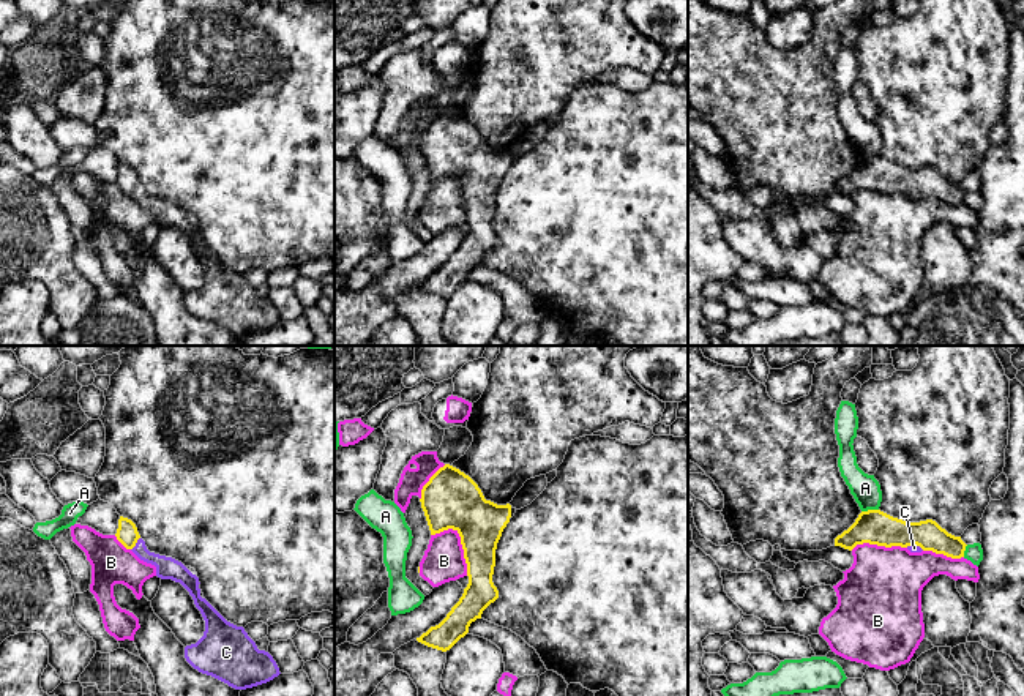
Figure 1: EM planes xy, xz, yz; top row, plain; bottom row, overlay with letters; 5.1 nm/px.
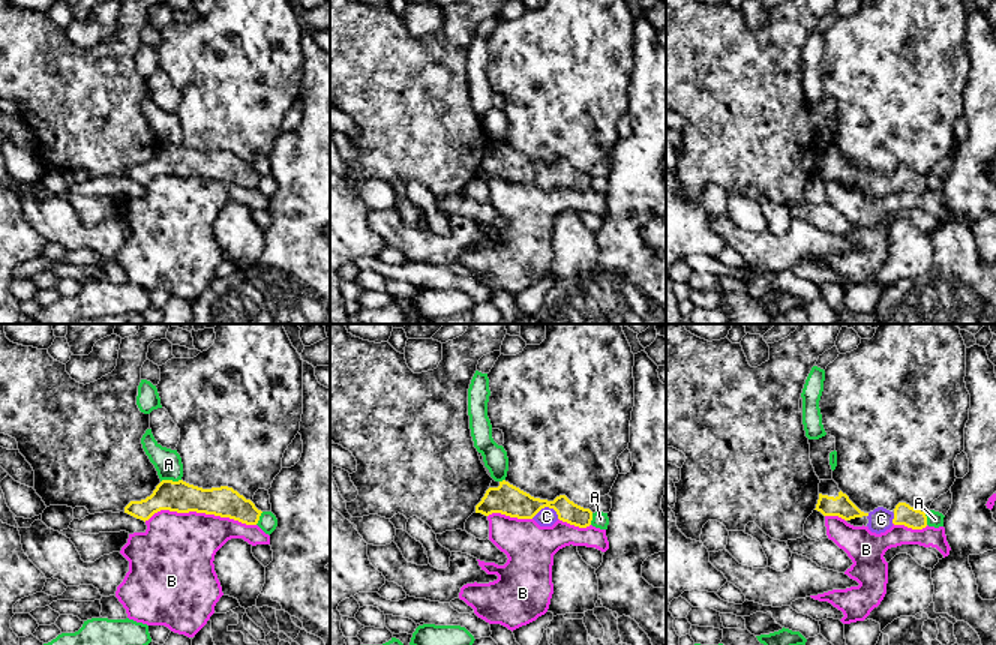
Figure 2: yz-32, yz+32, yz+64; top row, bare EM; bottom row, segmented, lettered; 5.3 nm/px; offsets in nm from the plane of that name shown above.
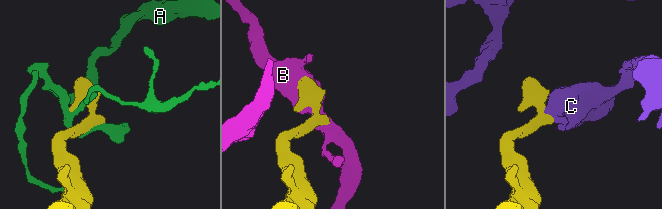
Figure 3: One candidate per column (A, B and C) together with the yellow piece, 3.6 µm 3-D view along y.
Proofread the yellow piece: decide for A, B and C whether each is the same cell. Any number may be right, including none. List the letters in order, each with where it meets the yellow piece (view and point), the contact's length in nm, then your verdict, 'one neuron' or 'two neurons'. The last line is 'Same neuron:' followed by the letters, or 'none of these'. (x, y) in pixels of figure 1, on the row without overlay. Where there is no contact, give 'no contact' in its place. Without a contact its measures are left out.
A: yz (870, 157) | 90 nm | two neurons
B: xz (461, 188) | 280 nm | two neurons
C: xy (136, 188) | 80 nm | one neuron
Same neuron: C

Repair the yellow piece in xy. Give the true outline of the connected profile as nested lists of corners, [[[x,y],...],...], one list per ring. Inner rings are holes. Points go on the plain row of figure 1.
[[[120,163],[115,183],[140,207],[155,211],[158,224],[180,229],[192,243],[205,267],[204,283],[196,290],[185,294],[185,305],[194,316],[235,336],[267,330],[281,320],[273,303],[265,297],[259,297],[243,273],[227,268],[200,243],[200,229],[196,221],[181,208],[147,196],[131,166]]]

